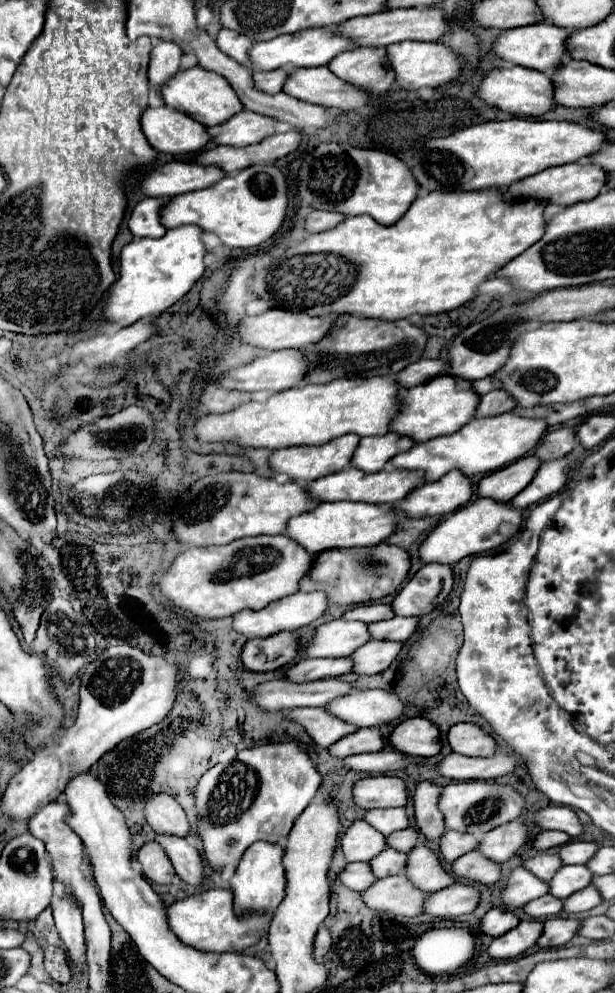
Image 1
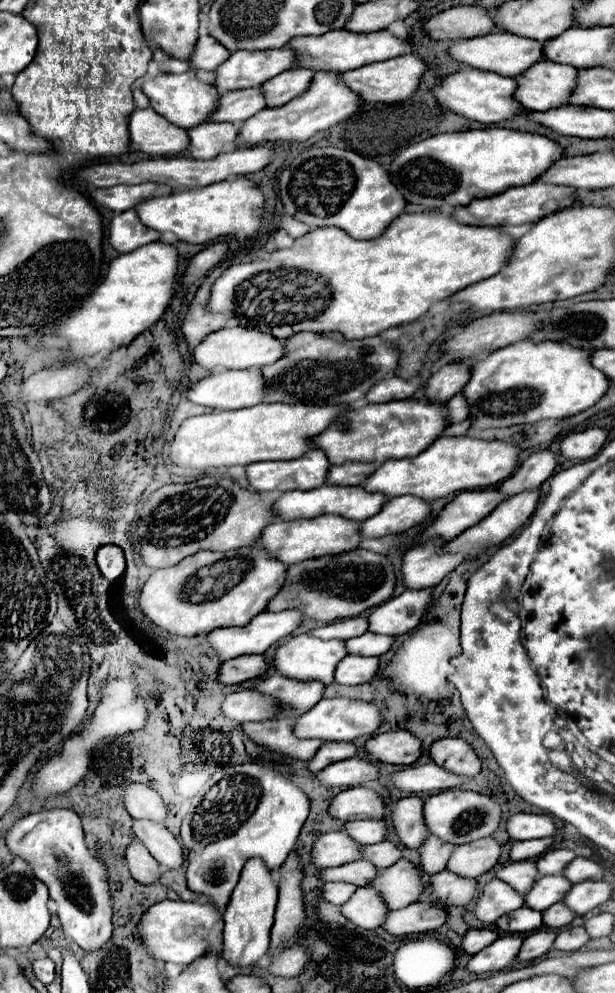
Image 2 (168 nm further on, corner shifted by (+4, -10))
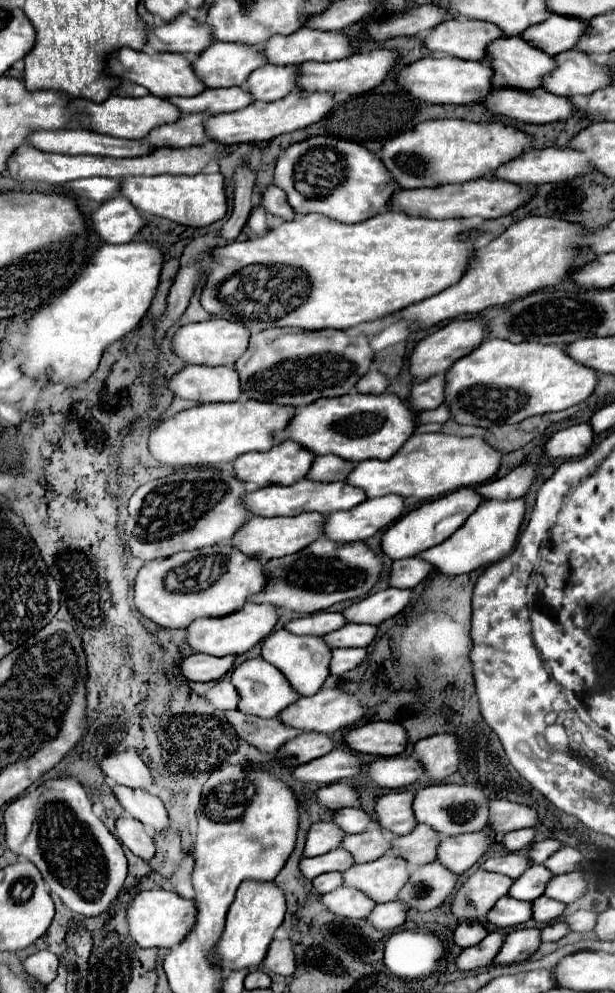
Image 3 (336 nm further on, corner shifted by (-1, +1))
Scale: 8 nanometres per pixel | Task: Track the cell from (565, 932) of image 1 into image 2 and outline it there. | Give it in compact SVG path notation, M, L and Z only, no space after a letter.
M537 930L537 932L531 932L525 938L517 960L531 962L535 958L541 958L543 954L547 954L553 948L553 940L555 938L557 938L557 932L553 932L553 930Z

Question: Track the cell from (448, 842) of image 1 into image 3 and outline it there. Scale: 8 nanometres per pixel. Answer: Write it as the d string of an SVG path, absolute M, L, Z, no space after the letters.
M418 823L414 831L402 837L392 839L390 853L396 853L398 857L406 859L410 865L426 865L430 861L436 861L436 849L440 843L440 835L434 833L428 825Z

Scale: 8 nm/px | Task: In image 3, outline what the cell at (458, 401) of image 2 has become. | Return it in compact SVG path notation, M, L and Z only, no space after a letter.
M444 403L434 411L426 411L426 413L416 415L416 423L446 423L448 419L450 419L450 413Z

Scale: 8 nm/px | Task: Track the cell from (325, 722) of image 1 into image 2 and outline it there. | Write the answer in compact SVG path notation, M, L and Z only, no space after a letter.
M281 718L281 720L265 720L265 722L245 722L243 730L245 734L269 750L311 760L317 754L317 748L321 748L323 740L301 740L293 732L295 718Z

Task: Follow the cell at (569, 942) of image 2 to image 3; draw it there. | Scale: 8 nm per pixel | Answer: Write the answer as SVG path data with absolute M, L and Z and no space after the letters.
M556 921L556 923L546 925L546 927L540 931L540 939L542 939L542 941L558 941L558 939L562 939L566 933L568 933L566 923L564 923L564 921Z

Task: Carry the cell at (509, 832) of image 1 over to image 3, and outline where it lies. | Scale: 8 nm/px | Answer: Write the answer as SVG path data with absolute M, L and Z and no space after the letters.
M482 831L466 833L462 837L444 837L438 843L436 861L440 861L452 873L460 875L488 851L488 845L488 837Z

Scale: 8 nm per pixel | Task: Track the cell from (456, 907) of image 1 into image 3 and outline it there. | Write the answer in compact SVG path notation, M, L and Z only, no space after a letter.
M400 901L376 905L366 921L376 929L396 929L406 921L406 907Z

